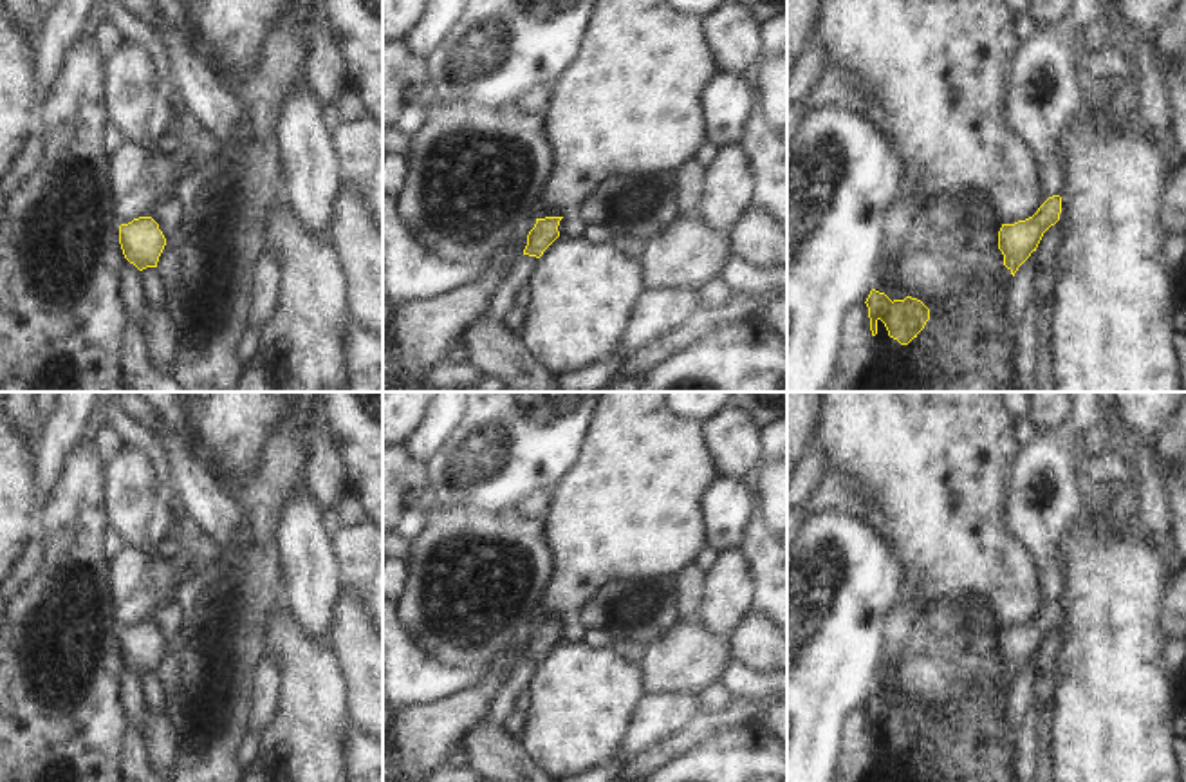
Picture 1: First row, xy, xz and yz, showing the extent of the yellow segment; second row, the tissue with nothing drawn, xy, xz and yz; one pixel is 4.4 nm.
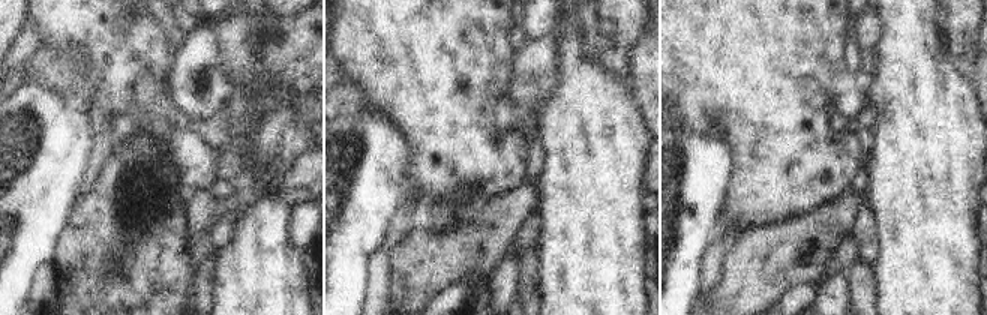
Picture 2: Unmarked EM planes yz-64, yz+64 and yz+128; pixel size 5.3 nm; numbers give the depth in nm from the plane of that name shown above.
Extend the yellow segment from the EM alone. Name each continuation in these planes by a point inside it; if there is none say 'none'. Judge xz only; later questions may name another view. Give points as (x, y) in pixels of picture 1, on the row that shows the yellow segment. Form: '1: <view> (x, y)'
none

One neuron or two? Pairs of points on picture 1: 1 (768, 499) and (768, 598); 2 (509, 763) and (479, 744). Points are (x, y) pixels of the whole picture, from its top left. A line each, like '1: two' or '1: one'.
1: one
2: one

